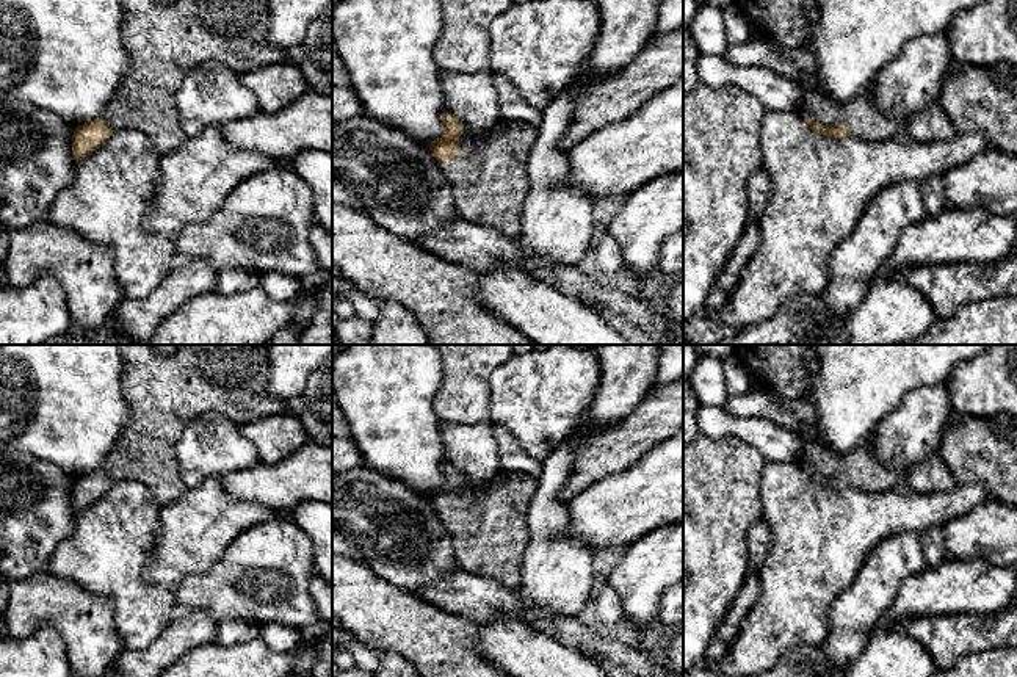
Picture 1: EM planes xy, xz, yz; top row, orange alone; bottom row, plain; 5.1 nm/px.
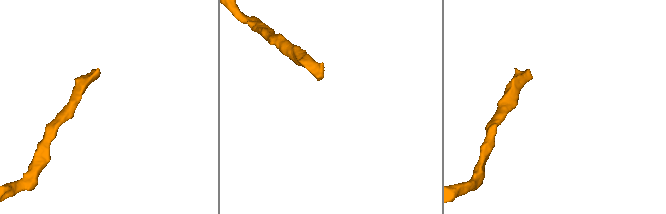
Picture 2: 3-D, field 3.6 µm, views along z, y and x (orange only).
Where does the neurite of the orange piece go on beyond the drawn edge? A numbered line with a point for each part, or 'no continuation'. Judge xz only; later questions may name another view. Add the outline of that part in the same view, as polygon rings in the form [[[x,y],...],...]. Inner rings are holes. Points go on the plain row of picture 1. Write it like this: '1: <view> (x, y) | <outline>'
1: xz (489, 532) | [[[503,469],[483,489],[473,489],[464,480],[459,489],[461,508],[440,514],[443,527],[451,534],[459,569],[517,588],[522,558],[530,542],[527,512],[536,489],[537,478]]]

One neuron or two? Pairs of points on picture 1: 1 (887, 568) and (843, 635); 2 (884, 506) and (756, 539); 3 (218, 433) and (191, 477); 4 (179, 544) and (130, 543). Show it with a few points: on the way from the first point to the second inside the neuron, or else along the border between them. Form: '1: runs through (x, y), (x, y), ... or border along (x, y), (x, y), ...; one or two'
1: runs through (876, 585), (853, 618); one
2: border along (763, 516), (770, 530), (770, 552), (757, 571); two
3: runs through (210, 444), (201, 453), (196, 466); one
4: border along (160, 506), (159, 530), (144, 579); two

